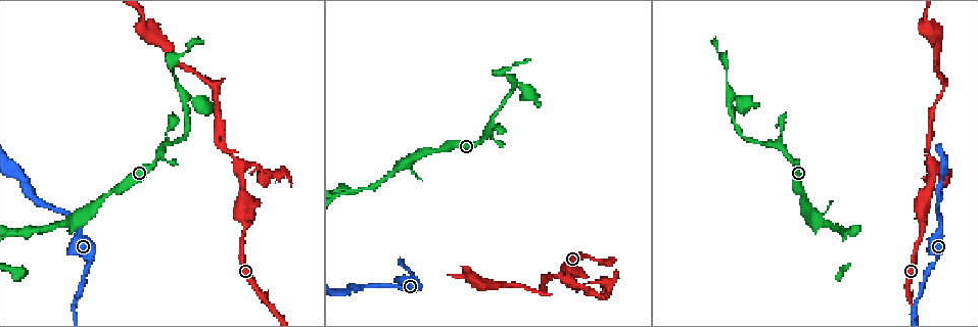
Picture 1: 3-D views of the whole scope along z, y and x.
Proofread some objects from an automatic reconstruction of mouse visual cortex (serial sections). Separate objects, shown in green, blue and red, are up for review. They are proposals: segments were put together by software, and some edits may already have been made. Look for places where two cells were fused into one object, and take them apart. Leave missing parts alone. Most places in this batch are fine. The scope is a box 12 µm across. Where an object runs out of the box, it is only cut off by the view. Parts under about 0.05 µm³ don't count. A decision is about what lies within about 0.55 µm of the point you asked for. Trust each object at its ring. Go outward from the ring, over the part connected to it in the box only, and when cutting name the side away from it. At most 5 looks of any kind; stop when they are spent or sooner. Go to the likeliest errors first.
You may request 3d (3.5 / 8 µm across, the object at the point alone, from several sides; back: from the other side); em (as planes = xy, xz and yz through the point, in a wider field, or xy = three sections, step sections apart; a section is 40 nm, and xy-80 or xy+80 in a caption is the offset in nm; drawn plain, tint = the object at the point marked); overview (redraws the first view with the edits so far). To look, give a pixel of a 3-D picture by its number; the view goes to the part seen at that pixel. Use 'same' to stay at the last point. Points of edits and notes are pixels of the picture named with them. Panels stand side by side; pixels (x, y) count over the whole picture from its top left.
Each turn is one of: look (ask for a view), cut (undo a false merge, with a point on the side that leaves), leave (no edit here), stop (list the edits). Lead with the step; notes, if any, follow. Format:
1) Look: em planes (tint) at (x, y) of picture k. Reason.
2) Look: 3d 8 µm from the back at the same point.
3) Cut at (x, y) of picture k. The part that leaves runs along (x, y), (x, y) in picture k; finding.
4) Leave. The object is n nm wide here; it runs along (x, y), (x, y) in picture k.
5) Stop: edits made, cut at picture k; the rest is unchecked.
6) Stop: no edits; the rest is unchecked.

Look: 3d 8 µm at (943, 172) of picture 1.

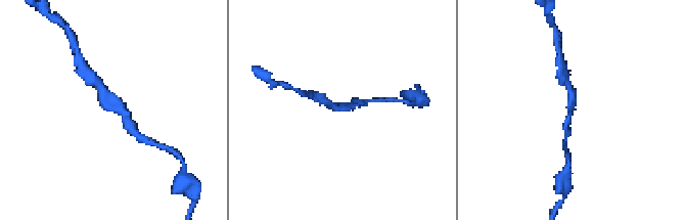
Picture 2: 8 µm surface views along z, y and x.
Look: em planes (tint) at (115, 106) of picture 2.

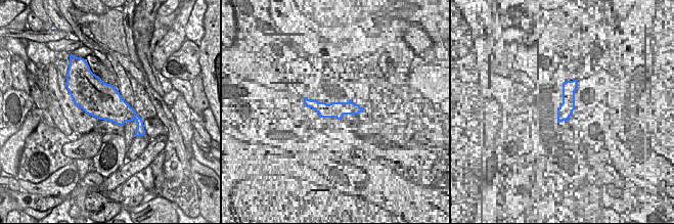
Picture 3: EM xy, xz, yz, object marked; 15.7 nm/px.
Leave. It runs along (130, 128), (128, 118), (98, 81) in picture 2; all the same cell.

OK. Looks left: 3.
Look: 3d 3.5 µm from the back at (778, 144) of picture 1. Arms part here.

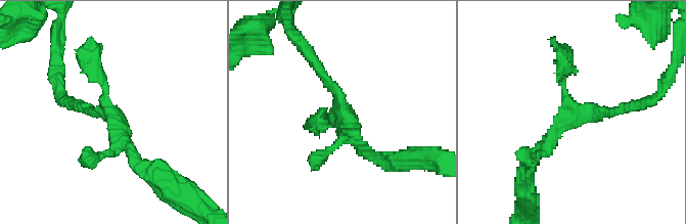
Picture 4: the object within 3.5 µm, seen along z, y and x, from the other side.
Look: em planes (tint) at (116, 116) of picture 4.

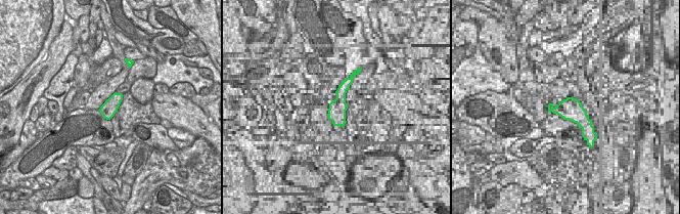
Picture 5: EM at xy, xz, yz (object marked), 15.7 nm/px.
Leave. It runs along (533, 165), (564, 121), (627, 107) in picture 4; continuous, no second cell.

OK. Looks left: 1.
Stop: no edits; the rest is unchecked.

